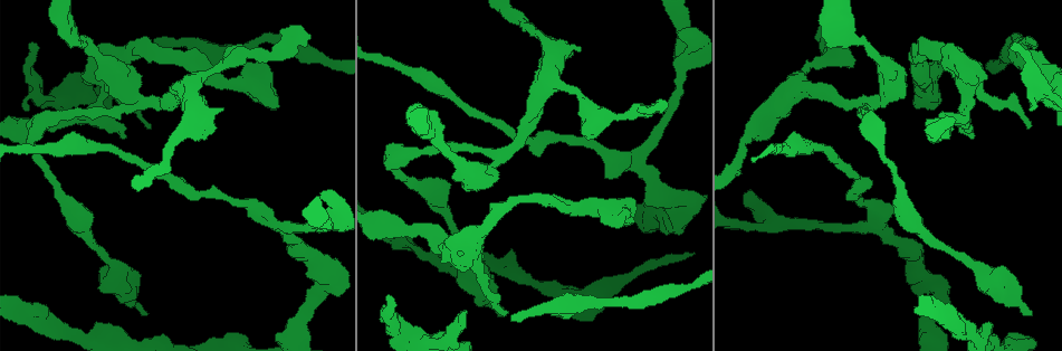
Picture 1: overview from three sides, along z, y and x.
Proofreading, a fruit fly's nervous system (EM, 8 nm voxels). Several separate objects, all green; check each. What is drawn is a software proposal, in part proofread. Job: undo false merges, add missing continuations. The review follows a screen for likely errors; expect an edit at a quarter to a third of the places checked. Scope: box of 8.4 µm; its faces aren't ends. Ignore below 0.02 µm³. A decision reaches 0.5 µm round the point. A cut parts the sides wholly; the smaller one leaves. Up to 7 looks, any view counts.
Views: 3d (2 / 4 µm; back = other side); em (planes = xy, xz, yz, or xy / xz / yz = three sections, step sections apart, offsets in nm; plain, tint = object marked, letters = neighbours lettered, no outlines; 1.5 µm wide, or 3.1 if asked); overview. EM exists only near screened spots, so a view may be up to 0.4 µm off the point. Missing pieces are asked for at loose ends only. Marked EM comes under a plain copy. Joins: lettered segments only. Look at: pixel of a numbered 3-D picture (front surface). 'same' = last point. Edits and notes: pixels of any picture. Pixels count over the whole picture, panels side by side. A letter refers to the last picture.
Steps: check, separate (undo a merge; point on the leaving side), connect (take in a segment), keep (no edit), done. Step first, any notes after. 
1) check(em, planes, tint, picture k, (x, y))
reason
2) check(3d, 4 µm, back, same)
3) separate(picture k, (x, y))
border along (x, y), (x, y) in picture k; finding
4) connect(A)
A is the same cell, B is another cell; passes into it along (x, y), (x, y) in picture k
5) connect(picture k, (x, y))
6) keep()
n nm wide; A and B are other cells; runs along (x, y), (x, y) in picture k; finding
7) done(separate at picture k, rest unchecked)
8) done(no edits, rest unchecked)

check(3d, 2 µm, back, picture 1, (1031, 51))
free end

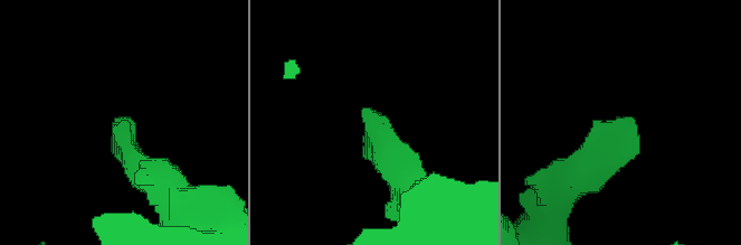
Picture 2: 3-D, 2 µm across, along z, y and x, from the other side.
check(em, planes, letters, picture 2, (370, 118))
now the EM

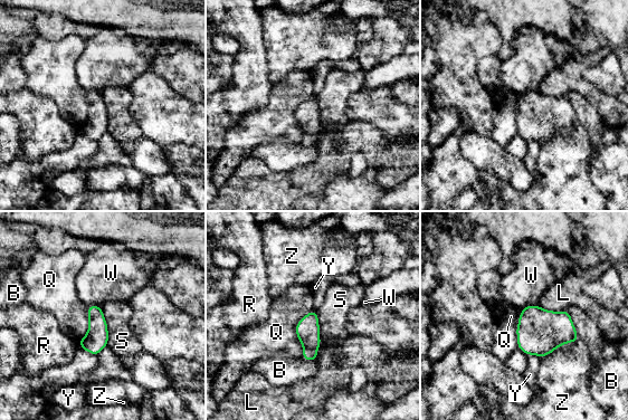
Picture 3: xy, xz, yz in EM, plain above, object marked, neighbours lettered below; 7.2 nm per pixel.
keep()
B, L, Q, R, S, W, Y and Z are other cells; border along (101, 307), (106, 323), (107, 345) in picture 3; no lettered segment goes on from it

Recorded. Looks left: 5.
check(em, xy, step 8, letters, picture 1, (668, 105))
an open end

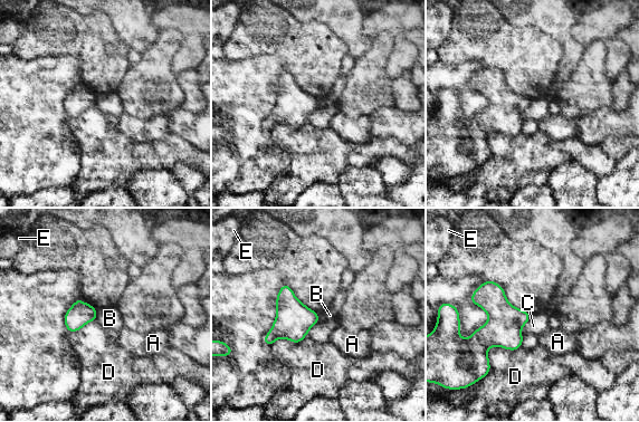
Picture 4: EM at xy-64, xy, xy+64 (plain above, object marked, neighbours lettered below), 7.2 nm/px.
check(em, xz, step 4, letters, same)

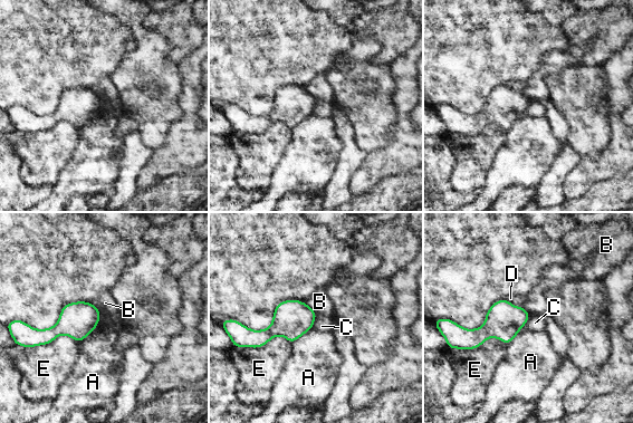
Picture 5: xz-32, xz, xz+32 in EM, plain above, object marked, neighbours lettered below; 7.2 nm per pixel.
keep()
A, B, C, D and E are other cells; border along (530, 316), (518, 332) in picture 5; no lettered segment goes on from it

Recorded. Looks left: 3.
check(em, planes, letters, picture 1, (750, 193))
an open end

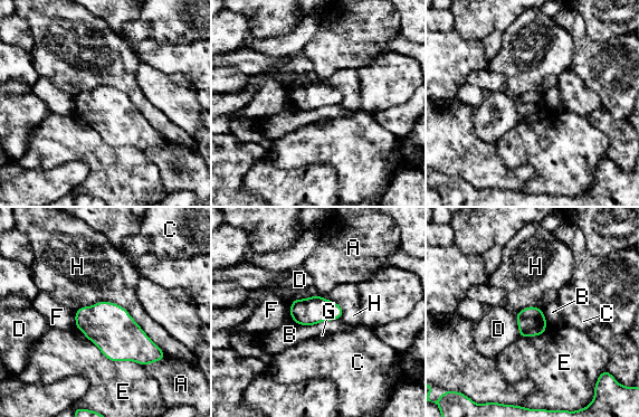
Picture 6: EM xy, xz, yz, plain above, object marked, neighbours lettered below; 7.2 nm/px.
keep()
H touches over 700 nm; A, B, C, D, E, F, G and H are other cells; border along (339, 319), (311, 325), (295, 323) in picture 6; none of them fits

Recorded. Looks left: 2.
done(no edits, rest unchecked)

